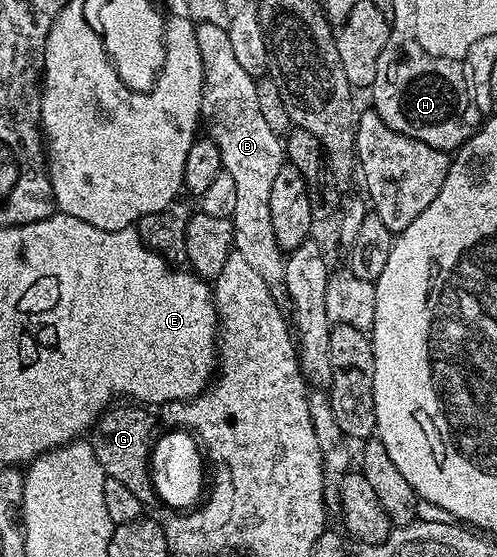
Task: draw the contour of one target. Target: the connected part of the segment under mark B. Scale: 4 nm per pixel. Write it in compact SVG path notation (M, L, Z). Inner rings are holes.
M219 21L201 22L196 26L196 35L198 36L198 52L202 52L202 68L204 69L204 99L200 105L200 117L202 126L207 137L214 140L214 144L218 144L218 152L222 152L222 164L224 165L223 173L228 174L234 179L234 188L237 192L238 204L234 204L234 212L232 213L232 236L234 239L235 253L241 254L249 262L250 268L254 268L254 272L258 272L258 276L262 276L262 280L266 280L266 284L273 288L283 287L284 284L284 263L286 261L285 251L281 250L278 240L274 238L274 220L270 220L270 188L274 185L274 180L278 176L278 168L286 165L286 146L282 141L281 135L270 132L270 127L266 125L266 120L262 117L262 111L258 108L258 92L256 91L257 79L251 78L246 72L246 68L242 68L242 64L238 64L238 60L234 57L234 47L230 44L230 36L227 29L223 25L218 24Z

